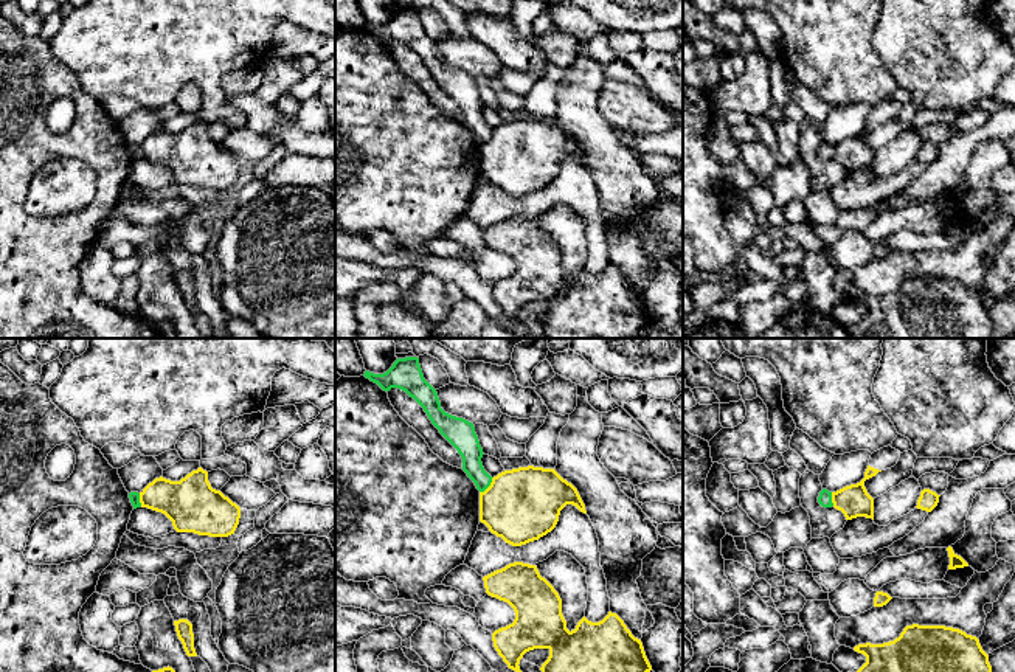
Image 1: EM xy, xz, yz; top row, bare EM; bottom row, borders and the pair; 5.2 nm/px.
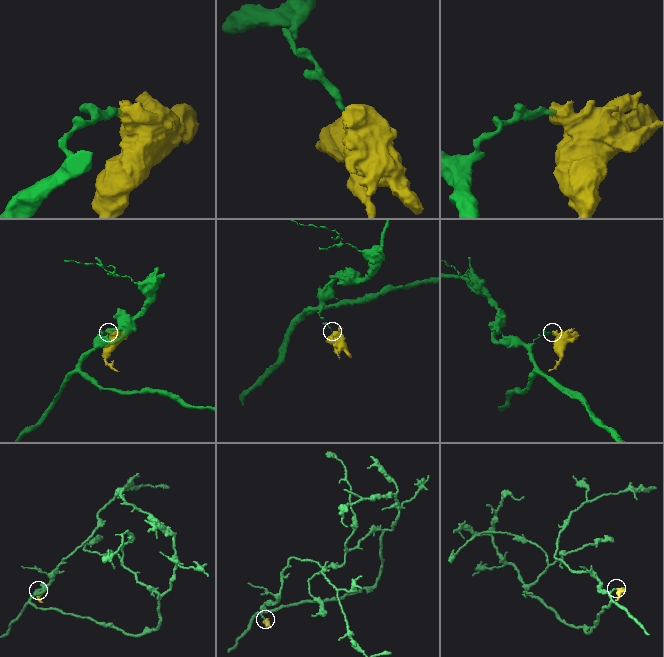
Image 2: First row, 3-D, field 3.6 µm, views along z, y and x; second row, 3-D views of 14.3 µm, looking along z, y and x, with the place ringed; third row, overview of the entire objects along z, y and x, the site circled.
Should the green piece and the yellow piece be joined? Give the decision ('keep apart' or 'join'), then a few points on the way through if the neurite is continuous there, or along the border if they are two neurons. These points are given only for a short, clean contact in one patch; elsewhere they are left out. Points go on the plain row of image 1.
keep apart | along xz (492, 131), (480, 145)

